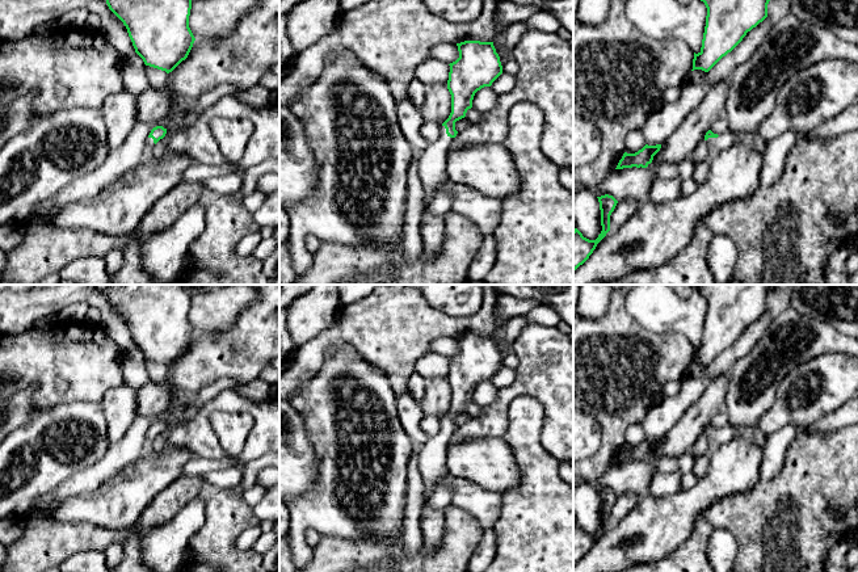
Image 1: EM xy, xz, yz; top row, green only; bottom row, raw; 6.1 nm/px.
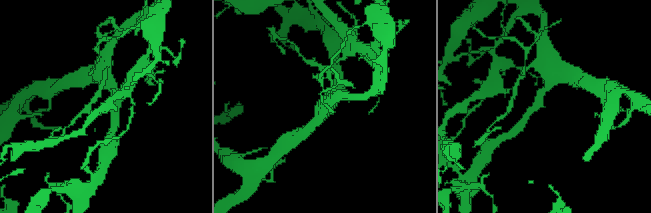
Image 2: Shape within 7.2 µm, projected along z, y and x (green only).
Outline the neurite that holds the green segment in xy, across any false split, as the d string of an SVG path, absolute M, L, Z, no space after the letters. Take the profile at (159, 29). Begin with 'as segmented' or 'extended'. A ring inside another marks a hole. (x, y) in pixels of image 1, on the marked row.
as segmented; M106 0L123 22L146 66L172 72L195 41L189 16L192 0Z

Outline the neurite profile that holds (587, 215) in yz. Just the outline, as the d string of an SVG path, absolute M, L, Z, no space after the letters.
M582 188L573 194L573 223L589 240L596 240L601 234L601 210L594 190Z

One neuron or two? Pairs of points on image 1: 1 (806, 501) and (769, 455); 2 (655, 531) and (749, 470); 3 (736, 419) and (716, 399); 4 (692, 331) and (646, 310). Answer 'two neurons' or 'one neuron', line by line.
1: two neurons
2: one neuron
3: two neurons
4: one neuron

